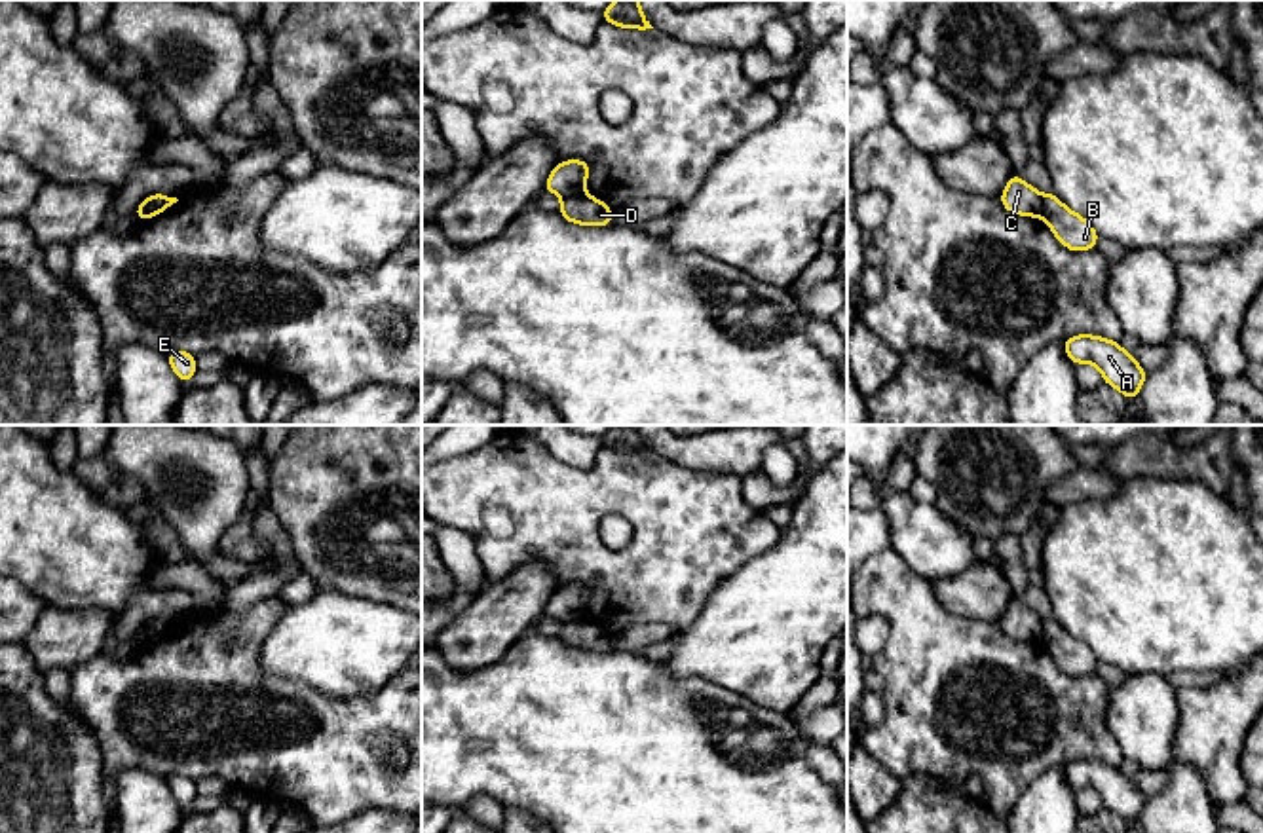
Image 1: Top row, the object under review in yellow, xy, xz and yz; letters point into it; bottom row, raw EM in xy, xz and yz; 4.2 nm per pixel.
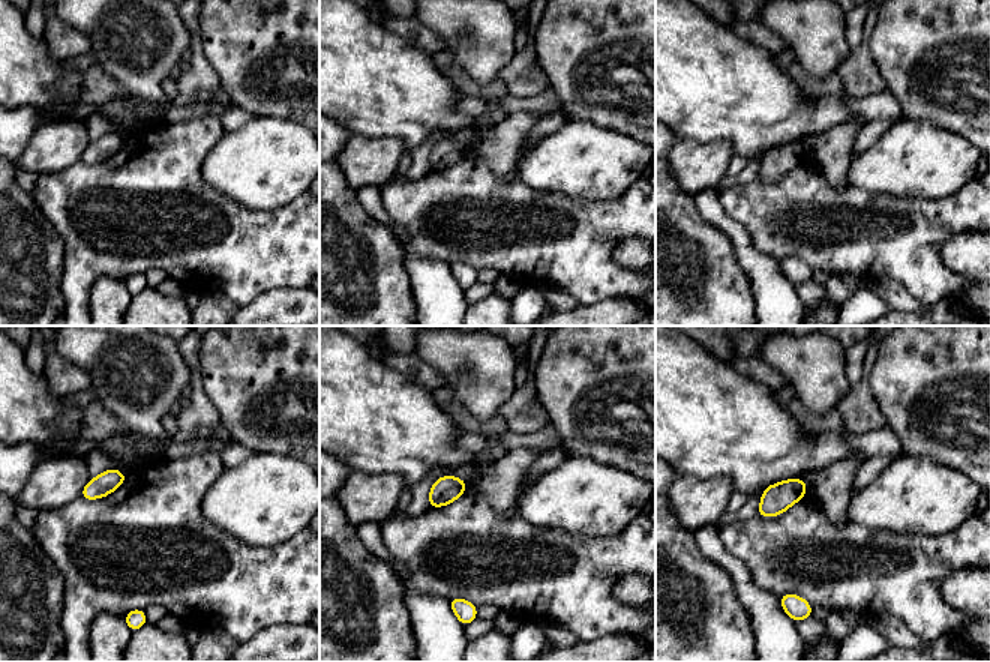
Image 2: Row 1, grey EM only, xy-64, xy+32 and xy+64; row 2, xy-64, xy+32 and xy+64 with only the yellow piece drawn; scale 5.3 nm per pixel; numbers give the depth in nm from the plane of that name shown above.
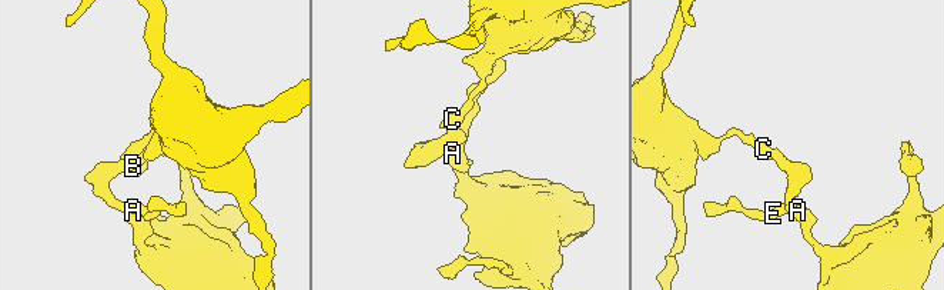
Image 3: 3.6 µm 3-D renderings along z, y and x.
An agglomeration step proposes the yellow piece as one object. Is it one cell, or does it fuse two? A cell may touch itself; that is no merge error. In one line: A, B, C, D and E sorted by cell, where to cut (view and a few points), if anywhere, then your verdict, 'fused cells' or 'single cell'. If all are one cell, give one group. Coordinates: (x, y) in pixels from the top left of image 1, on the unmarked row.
groups A B D E / C; cut yz (1041, 621), (1043, 642); fused cells

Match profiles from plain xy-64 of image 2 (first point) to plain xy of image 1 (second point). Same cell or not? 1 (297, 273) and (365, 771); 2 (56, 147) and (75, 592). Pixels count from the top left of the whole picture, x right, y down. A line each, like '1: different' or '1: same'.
1: same
2: different

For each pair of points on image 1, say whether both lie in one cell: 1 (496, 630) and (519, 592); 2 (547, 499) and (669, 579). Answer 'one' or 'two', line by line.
1: one
2: one

